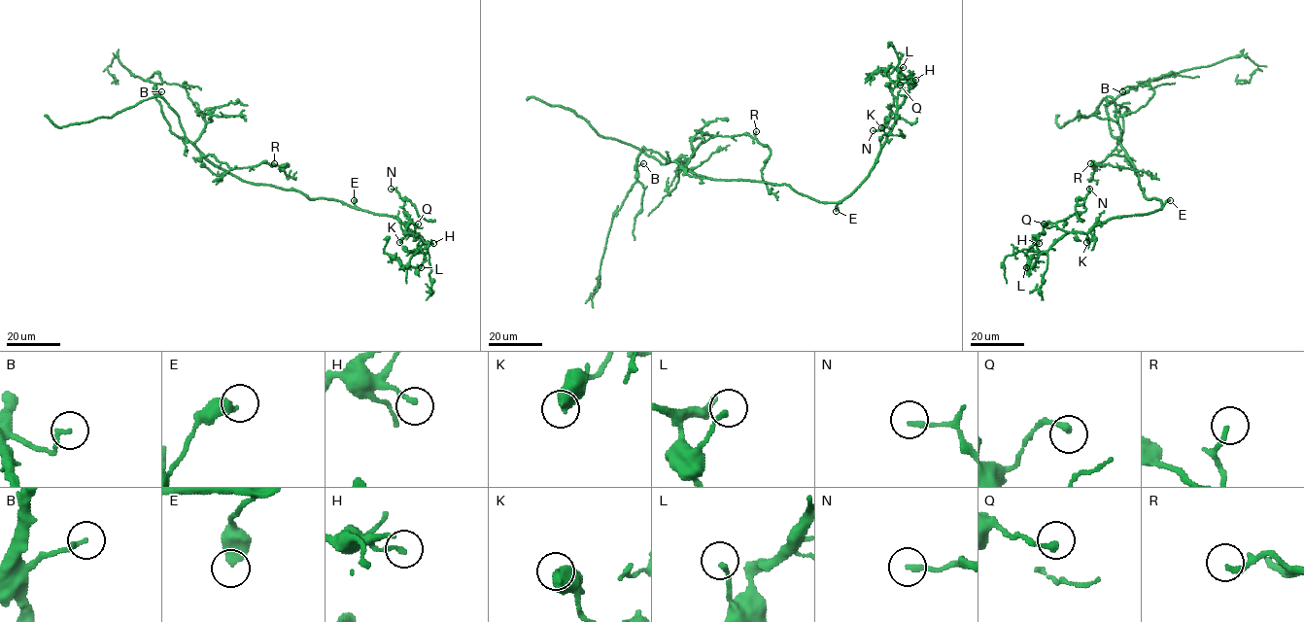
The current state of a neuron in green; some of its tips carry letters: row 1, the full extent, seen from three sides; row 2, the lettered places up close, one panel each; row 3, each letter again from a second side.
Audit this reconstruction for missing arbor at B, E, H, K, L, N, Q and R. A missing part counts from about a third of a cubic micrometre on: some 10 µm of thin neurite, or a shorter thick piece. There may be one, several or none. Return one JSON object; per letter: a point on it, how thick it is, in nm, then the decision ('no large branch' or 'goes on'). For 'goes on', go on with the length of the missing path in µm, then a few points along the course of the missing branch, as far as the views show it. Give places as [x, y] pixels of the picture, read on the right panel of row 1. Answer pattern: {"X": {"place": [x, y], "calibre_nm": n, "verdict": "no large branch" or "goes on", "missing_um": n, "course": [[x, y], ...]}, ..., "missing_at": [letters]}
{"B": {"place": [1122, 91], "calibre_nm": 160, "verdict": "no large branch"}, "E": {"place": [1170, 200], "calibre_nm": 500, "verdict": "no large branch"}, "H": {"place": [1039, 243], "calibre_nm": 180, "verdict": "no large branch"}, "K": {"place": [1086, 242], "calibre_nm": 400, "verdict": "no large branch"}, "L": {"place": [1026, 267], "calibre_nm": 180, "verdict": "no large branch"}, "N": {"place": [1089, 189], "calibre_nm": 200, "verdict": "no large branch"}, "Q": {"place": [1044, 224], "calibre_nm": 240, "verdict": "no large branch"}, "R": {"place": [1090, 163], "calibre_nm": 190, "verdict": "no large branch"}, "missing_at": []}

